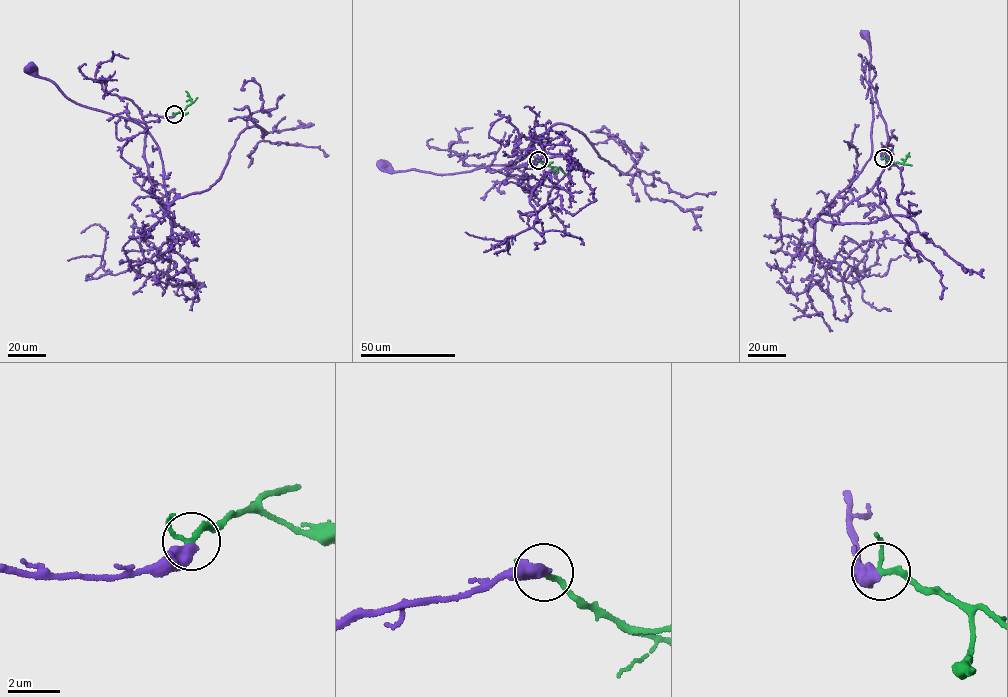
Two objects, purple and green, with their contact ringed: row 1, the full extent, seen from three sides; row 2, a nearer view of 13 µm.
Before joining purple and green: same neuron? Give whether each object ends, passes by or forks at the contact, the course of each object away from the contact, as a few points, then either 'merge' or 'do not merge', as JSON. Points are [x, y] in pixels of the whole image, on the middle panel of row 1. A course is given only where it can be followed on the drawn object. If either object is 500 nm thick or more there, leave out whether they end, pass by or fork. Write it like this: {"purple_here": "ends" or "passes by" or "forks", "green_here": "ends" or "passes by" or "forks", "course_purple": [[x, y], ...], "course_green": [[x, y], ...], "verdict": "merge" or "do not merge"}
{"course_purple": [[538, 160], [512, 169], [518, 186], [533, 141], [525, 157], [512, 165], [440, 174], [383, 165]], "course_green": [[538, 160], [558, 168], [552, 172]], "verdict": "merge"}

